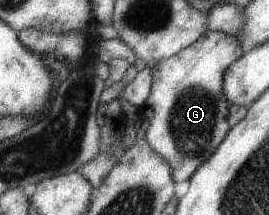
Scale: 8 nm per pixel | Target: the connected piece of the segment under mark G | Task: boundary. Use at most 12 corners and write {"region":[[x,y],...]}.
{"region":[[208,30],[151,69],[146,143],[188,180],[230,126],[223,73],[244,50]]}

